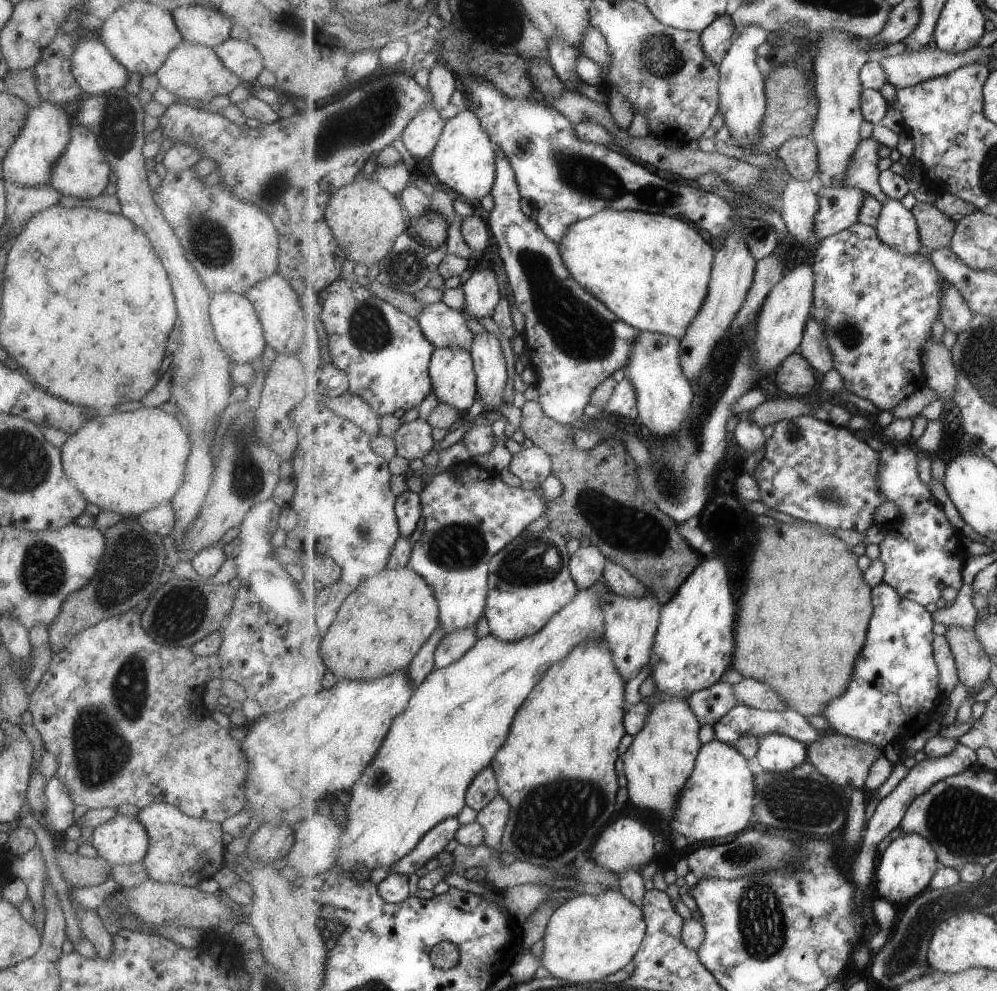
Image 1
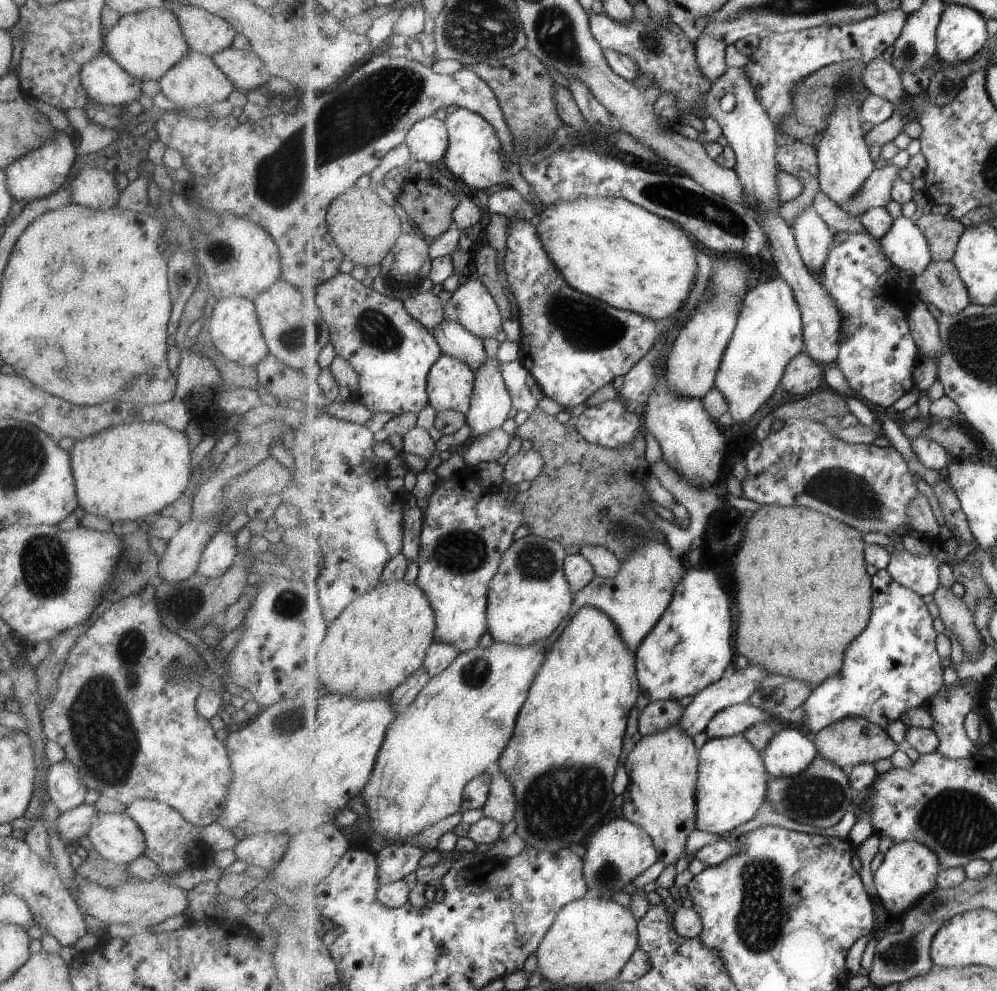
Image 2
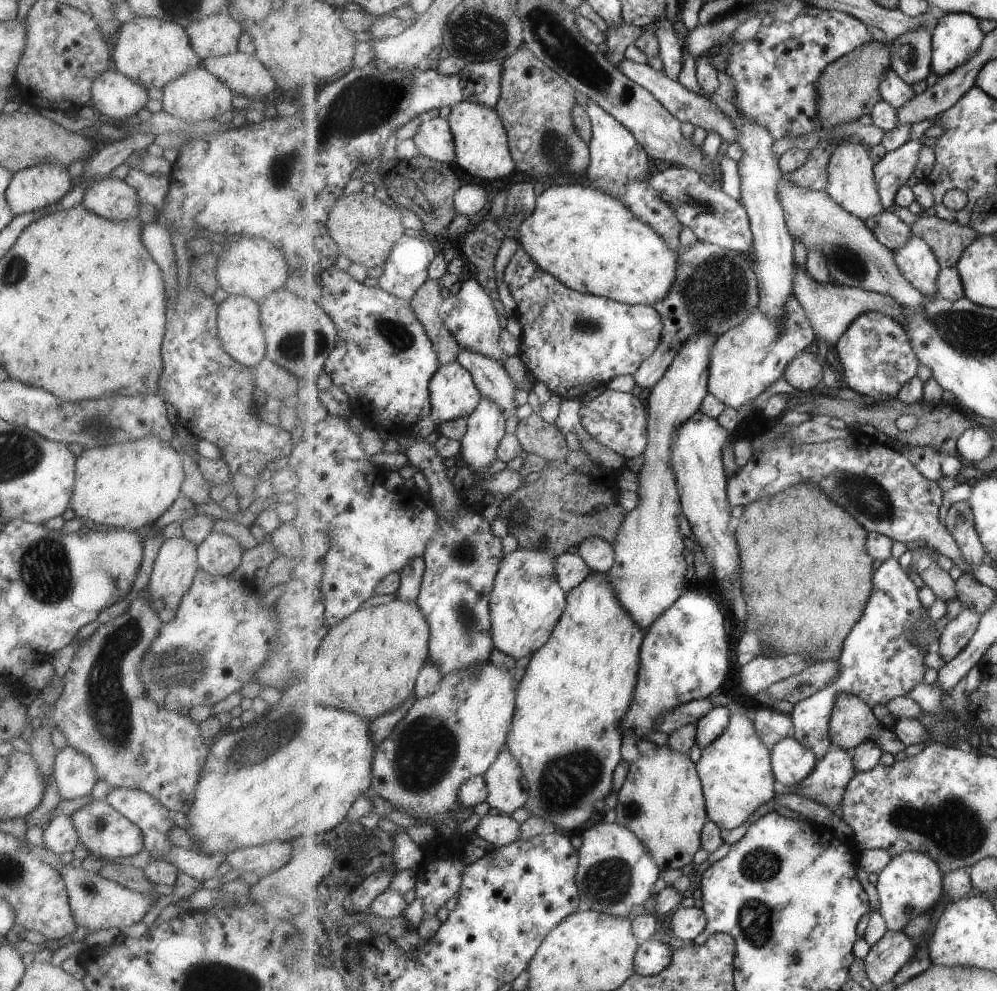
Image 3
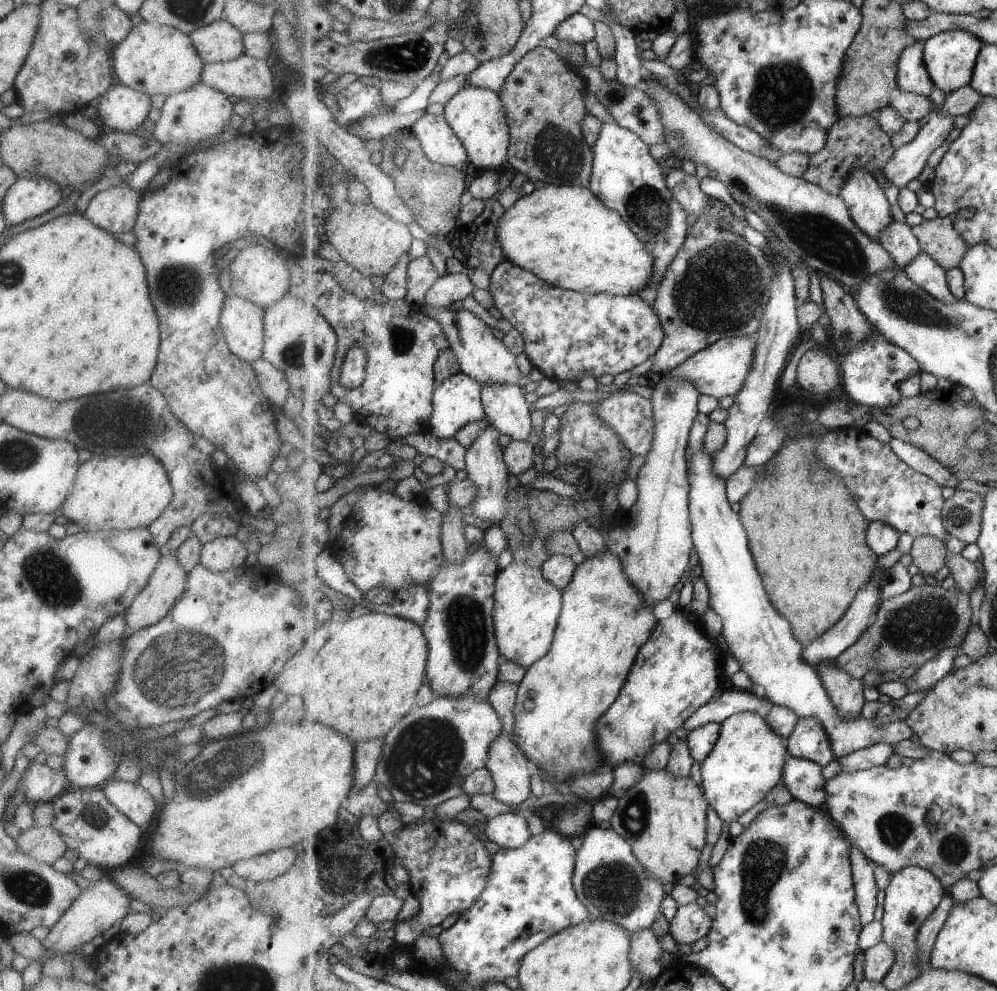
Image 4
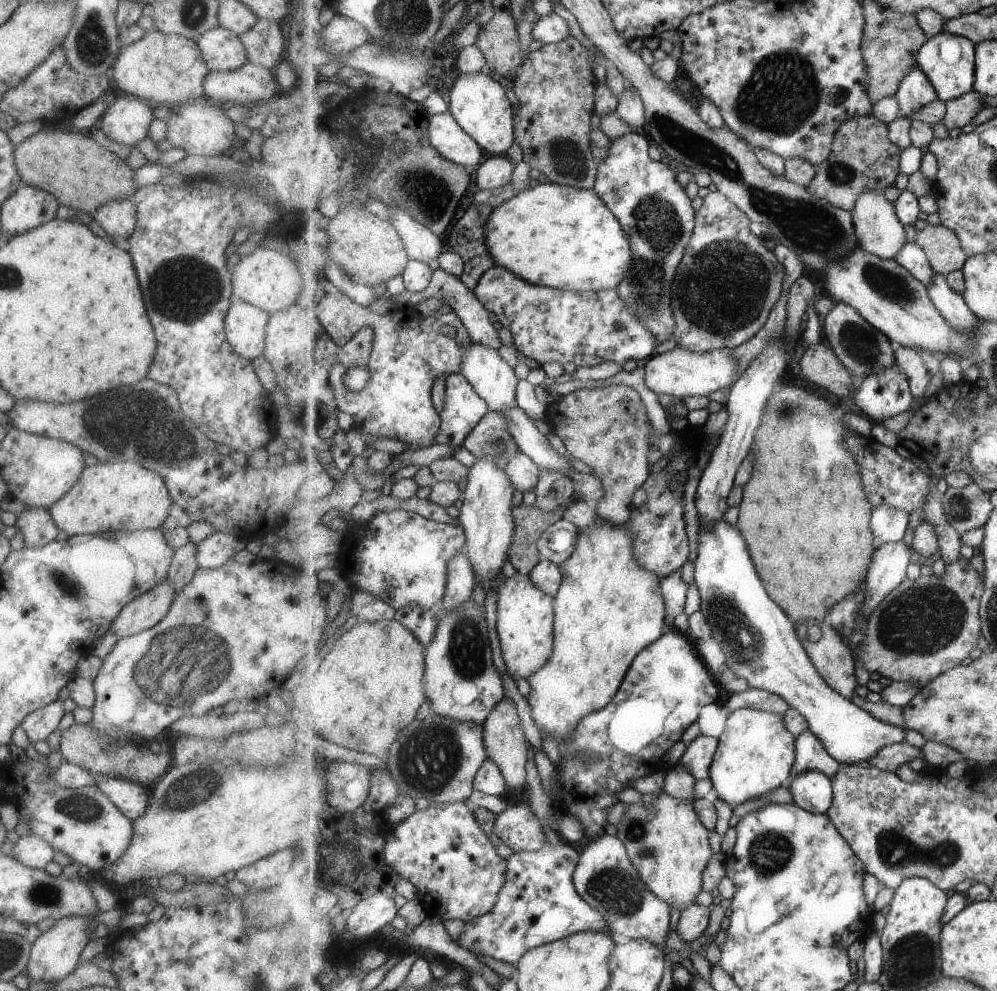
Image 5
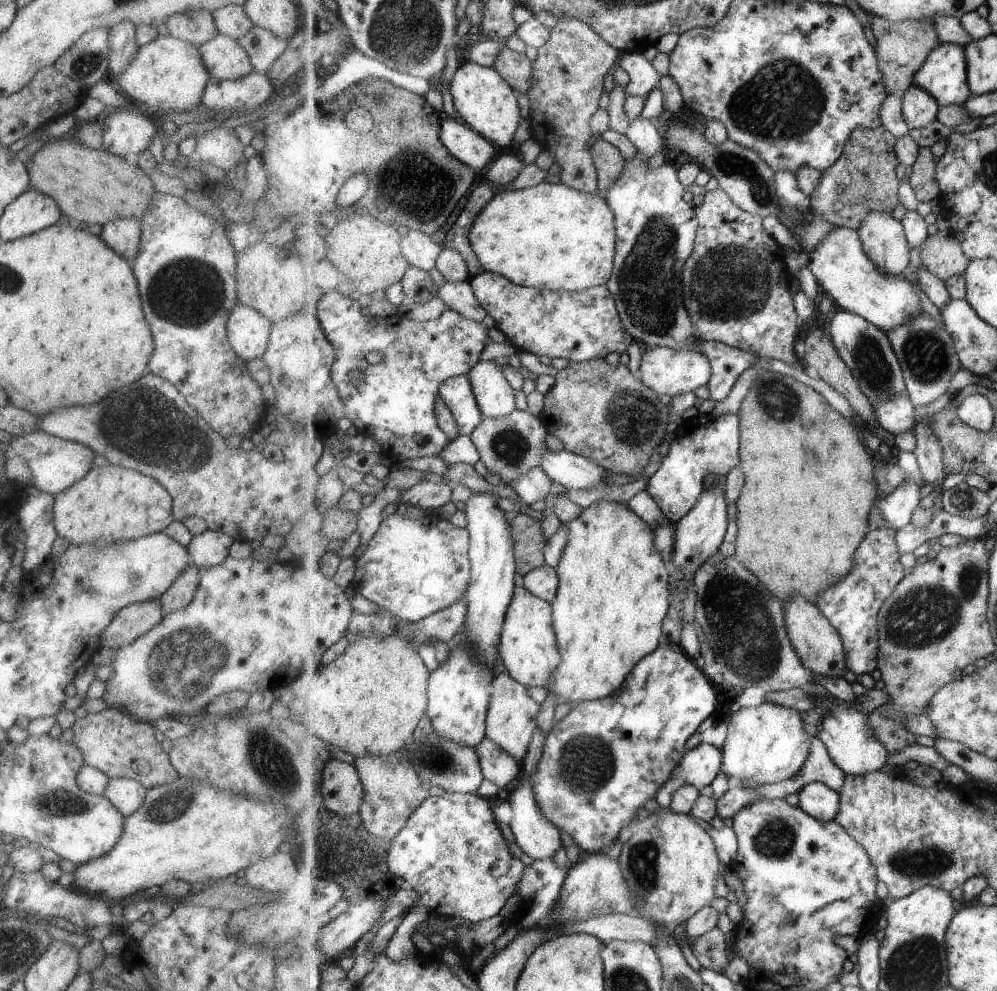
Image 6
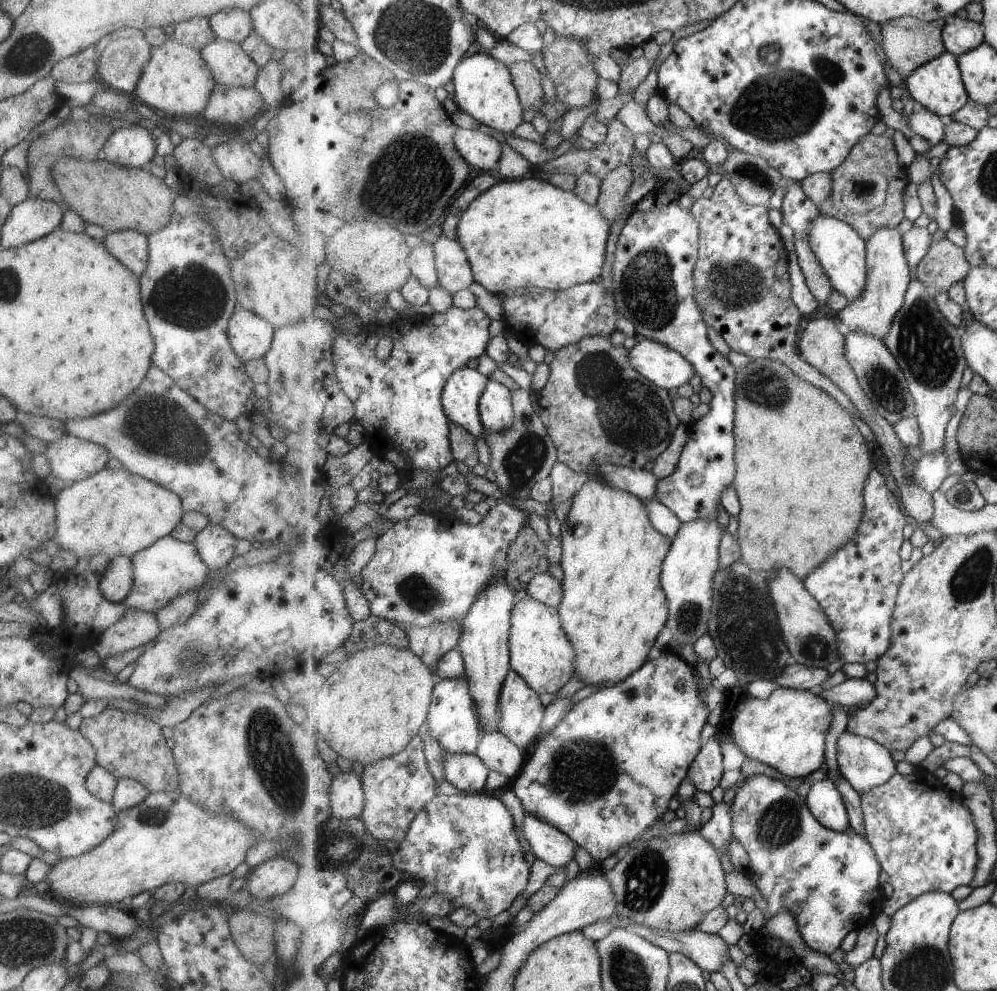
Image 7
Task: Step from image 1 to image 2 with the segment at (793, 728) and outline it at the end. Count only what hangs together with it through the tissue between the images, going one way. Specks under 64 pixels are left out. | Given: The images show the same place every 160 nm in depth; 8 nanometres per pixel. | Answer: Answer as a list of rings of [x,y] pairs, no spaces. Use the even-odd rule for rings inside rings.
[[[739,703],[720,710],[709,723],[707,734],[711,739],[717,737],[730,737],[745,733],[759,721],[775,722],[775,717],[767,714],[760,708],[750,704]]]

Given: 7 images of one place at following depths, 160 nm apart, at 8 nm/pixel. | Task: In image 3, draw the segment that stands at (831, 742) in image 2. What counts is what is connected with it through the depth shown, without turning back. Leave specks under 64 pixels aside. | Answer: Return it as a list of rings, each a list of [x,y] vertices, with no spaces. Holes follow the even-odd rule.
[[[841,693],[837,697],[830,722],[829,738],[831,738],[831,742],[839,744],[840,748],[849,749],[850,751],[870,740],[877,742],[886,753],[894,755],[903,752],[907,748],[907,745],[897,736],[894,729],[889,729],[881,724],[869,703],[866,703],[860,696],[851,693]]]

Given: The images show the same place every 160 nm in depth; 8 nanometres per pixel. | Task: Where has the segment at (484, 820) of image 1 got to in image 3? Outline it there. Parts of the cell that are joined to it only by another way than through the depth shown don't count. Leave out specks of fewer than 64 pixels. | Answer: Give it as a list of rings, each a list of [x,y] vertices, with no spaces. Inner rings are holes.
[[[505,748],[484,774],[489,796],[487,801],[493,812],[513,814],[525,807],[529,798],[527,780],[518,758]]]

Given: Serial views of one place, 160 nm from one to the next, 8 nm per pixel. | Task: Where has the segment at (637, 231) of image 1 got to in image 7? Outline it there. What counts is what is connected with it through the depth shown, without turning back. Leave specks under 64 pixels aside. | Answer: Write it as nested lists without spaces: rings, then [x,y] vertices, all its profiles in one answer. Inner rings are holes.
[[[541,178],[499,179],[475,198],[463,213],[457,240],[467,251],[474,279],[493,295],[518,288],[541,287],[560,291],[600,280],[607,256],[611,225],[597,208],[585,202],[574,190],[566,191]]]

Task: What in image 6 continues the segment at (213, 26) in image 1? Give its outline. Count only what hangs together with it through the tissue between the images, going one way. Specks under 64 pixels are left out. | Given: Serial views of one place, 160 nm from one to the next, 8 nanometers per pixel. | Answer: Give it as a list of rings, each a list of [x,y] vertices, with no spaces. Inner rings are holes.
[[[217,33],[200,44],[198,51],[207,72],[213,78],[235,80],[254,70],[245,50],[228,36]]]

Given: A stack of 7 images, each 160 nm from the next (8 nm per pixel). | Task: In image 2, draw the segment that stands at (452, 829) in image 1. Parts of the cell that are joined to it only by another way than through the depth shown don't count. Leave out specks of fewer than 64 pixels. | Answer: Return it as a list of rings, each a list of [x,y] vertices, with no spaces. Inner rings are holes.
[[[391,843],[377,853],[379,880],[388,885],[419,868],[420,858],[429,850],[411,843]]]

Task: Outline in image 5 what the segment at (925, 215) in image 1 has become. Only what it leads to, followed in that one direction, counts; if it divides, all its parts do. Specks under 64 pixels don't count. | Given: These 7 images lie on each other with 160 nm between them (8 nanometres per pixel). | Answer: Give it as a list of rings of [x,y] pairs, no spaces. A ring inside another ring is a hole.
[[[943,224],[927,225],[918,231],[916,242],[927,253],[934,270],[942,275],[962,270],[968,261],[960,235]]]

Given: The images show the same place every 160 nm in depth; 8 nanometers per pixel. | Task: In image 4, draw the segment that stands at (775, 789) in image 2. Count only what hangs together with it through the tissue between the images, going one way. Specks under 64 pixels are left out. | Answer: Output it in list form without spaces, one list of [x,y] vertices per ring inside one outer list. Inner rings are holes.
[[[877,743],[841,757],[837,761],[841,765],[841,773],[856,773],[874,766],[887,765],[890,756],[895,753],[896,748],[892,744]]]

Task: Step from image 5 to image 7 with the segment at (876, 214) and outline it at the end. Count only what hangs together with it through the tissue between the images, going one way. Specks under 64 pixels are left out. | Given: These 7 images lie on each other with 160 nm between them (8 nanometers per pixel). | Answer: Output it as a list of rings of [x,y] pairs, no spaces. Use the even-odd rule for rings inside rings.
[[[880,228],[867,242],[868,280],[864,292],[839,312],[838,320],[846,331],[865,333],[883,341],[903,308],[911,282],[911,266],[904,247],[904,235],[898,228]]]

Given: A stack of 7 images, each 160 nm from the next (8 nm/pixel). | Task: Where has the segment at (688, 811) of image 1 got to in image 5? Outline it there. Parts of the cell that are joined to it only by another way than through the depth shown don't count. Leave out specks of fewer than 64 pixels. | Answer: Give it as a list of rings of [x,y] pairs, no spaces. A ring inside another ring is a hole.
[[[739,709],[726,720],[710,768],[714,796],[731,808],[784,785],[796,762],[797,737],[789,732],[783,715],[761,710]]]

